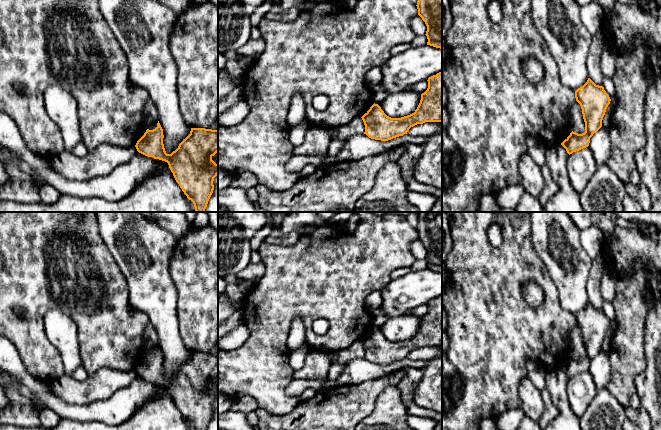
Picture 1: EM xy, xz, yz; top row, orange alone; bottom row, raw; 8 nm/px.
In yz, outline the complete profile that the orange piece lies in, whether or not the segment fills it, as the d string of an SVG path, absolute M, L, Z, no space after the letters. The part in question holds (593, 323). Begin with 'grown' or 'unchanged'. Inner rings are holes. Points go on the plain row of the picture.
unchanged; M590 302L575 315L576 325L580 328L585 346L585 356L571 356L561 367L570 379L589 370L590 362L602 351L602 344L610 328L610 321L603 310L596 309Z

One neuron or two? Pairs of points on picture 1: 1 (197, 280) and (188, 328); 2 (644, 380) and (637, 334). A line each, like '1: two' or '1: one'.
1: one
2: two

